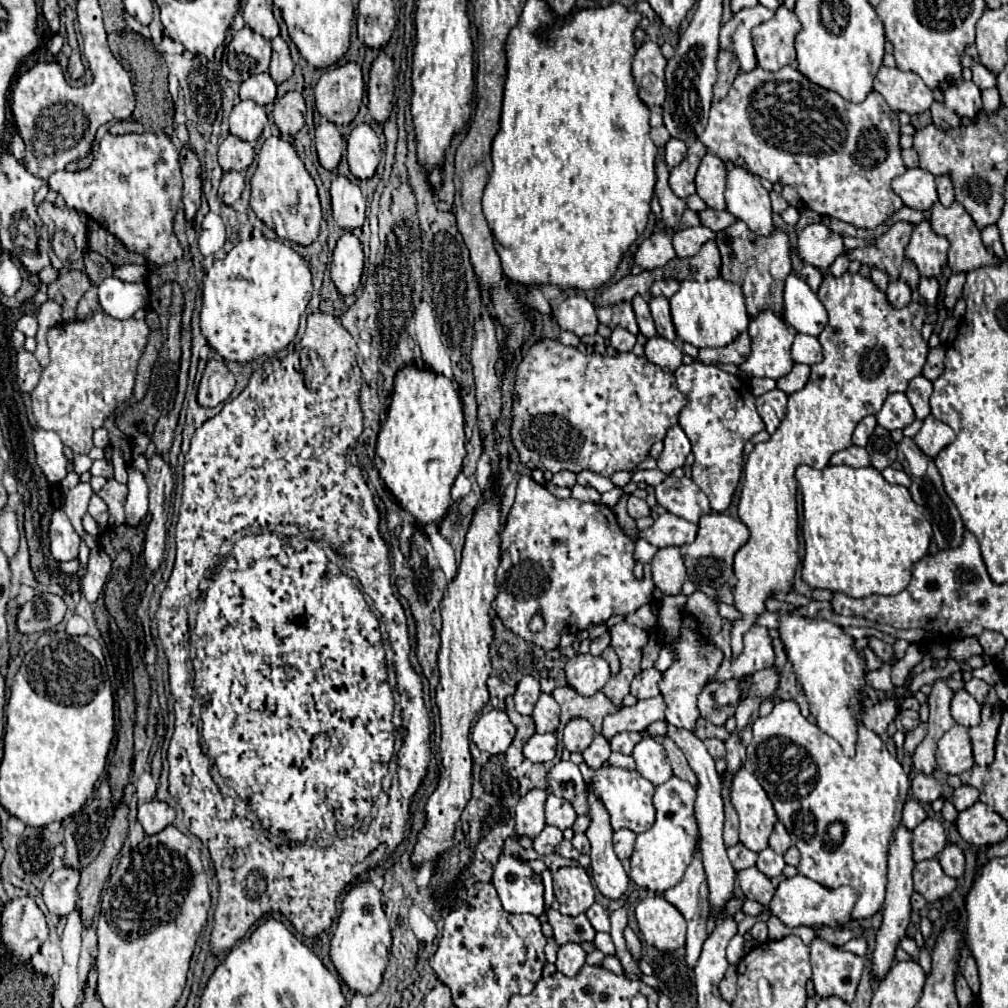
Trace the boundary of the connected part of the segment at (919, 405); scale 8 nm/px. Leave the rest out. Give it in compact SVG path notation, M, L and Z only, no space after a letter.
M915 377L911 383L909 383L909 389L907 389L907 397L911 401L911 407L915 411L915 417L919 421L923 421L927 415L929 415L929 395L933 393L933 385L931 381L927 381L925 377Z

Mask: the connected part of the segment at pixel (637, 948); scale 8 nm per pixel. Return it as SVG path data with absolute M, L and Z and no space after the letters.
M631 927L625 929L625 941L627 941L627 947L629 947L631 955L633 955L633 961L639 961L643 949L641 949L641 941L639 941L639 937L633 933Z

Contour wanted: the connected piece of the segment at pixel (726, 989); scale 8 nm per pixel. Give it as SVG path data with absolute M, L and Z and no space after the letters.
M729 965L725 977L721 979L721 985L719 985L721 997L723 997L725 1001L729 1001L729 1003L731 1003L733 997L735 997L735 983L737 983L737 967L735 967L735 965Z

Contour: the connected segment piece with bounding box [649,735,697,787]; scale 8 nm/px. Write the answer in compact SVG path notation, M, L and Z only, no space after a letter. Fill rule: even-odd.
M649 735L649 737L653 737L655 741L659 741L659 743L665 747L665 753L667 753L667 759L669 759L669 763L671 763L671 767L673 767L673 773L675 773L677 777L689 781L689 783L695 787L695 785L697 785L697 779L695 779L695 773L691 771L691 767L689 767L689 763L687 763L683 751L681 751L669 737L665 737L665 735L663 735L663 737Z

